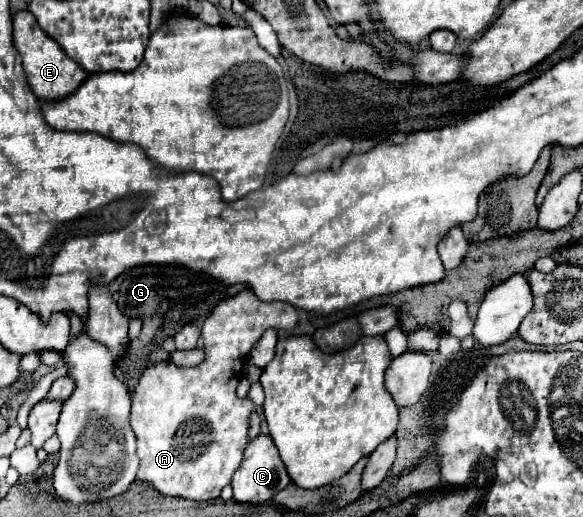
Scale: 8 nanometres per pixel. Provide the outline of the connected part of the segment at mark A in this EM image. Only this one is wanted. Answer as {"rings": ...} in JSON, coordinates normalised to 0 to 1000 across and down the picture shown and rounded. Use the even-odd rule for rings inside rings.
{"rings":[[[425,559],[405,567],[395,578],[377,582],[360,613],[346,629],[346,656],[353,694],[336,710],[305,710],[295,698],[278,698],[254,710],[233,756],[226,760],[226,803],[223,822],[237,849],[237,884],[240,907],[237,926],[254,930],[274,954],[329,965],[329,969],[360,969],[374,965],[377,950],[395,938],[401,911],[412,903],[415,876],[425,857],[425,818],[429,803],[439,791],[429,772],[412,772],[405,764],[405,745],[415,733],[415,710],[422,687],[436,663],[453,648],[456,636],[487,636],[497,640],[508,632],[508,598],[494,586],[470,582],[453,586]]]}

